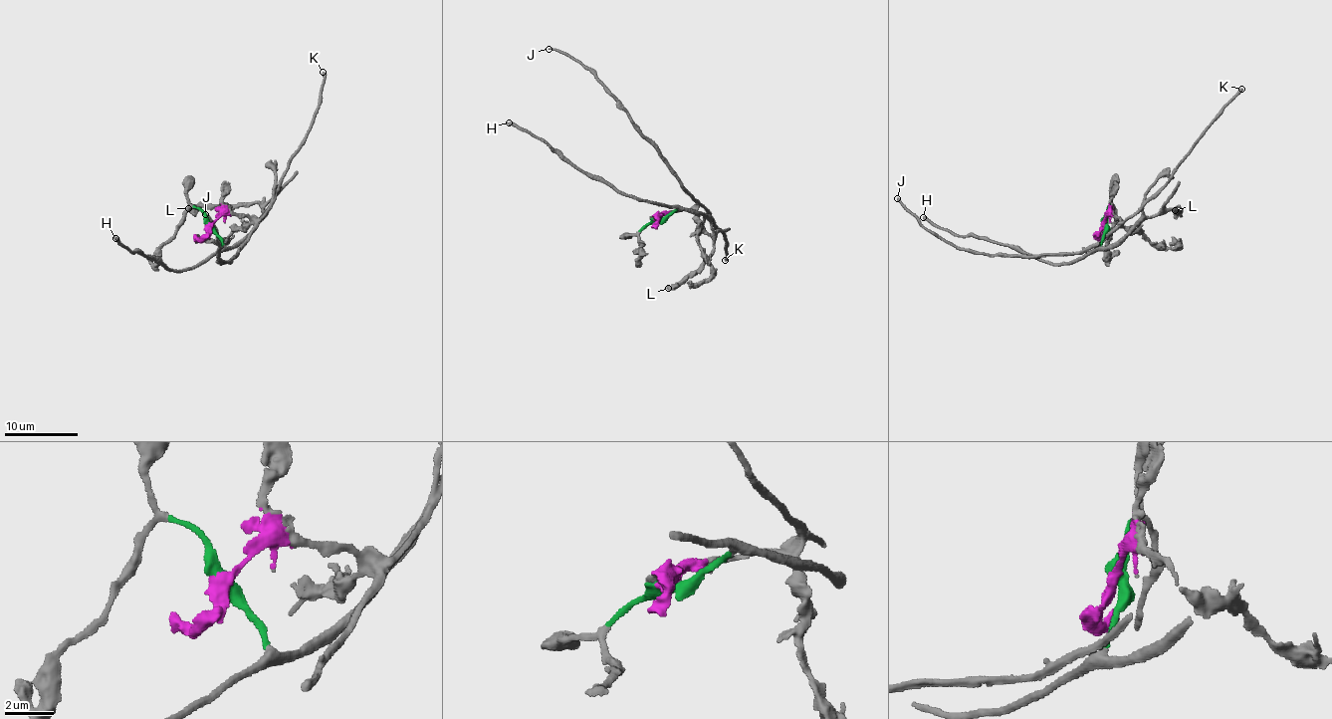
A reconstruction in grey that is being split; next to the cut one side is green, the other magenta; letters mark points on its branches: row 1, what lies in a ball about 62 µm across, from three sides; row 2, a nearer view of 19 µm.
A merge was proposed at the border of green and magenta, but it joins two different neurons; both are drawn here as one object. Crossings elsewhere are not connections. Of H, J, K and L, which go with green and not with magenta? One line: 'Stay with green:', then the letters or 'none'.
Stay with green: H, L

